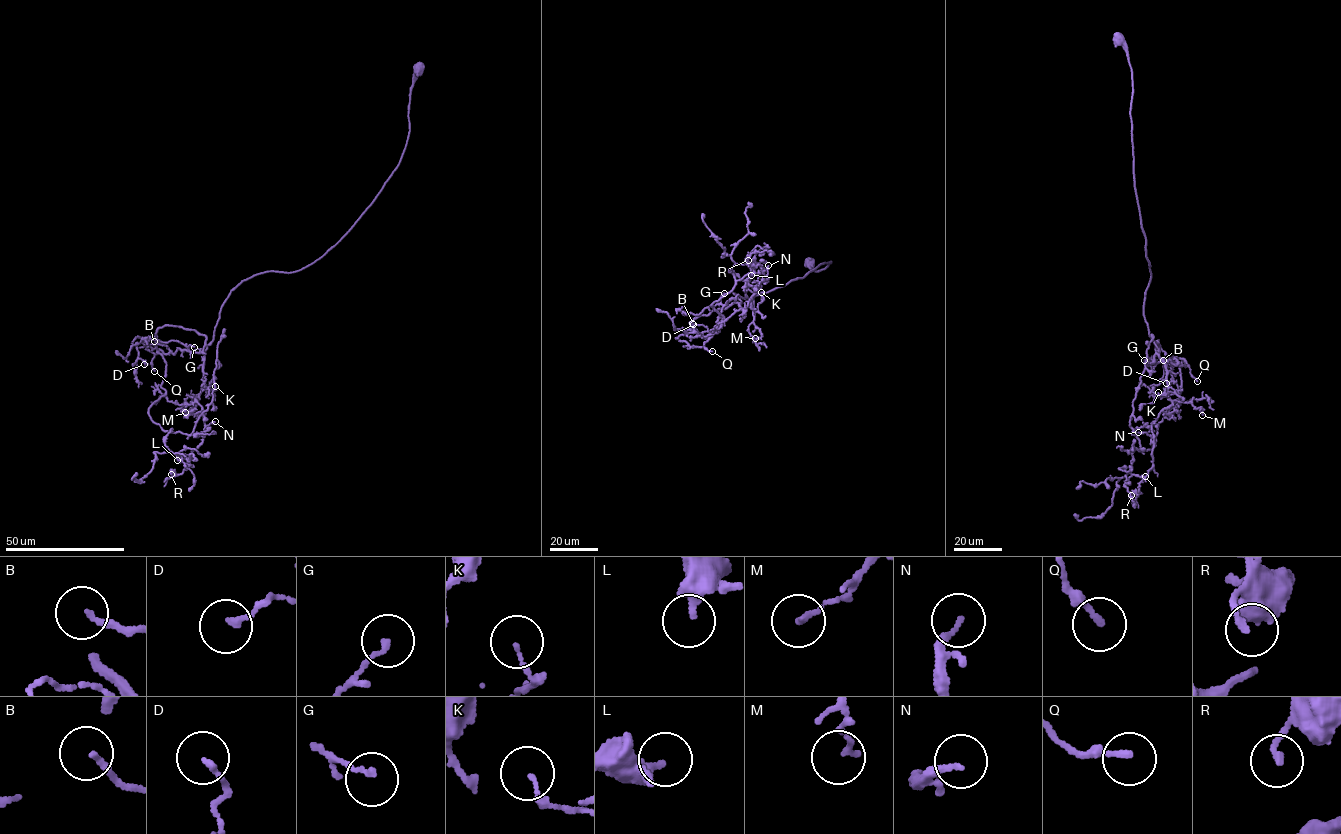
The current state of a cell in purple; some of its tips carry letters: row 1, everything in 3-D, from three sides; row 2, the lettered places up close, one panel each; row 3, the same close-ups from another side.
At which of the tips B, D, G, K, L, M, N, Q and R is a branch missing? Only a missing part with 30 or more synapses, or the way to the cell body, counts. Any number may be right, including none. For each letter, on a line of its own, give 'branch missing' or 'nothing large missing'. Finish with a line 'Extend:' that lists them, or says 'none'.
B: nothing large missing
D: nothing large missing
G: nothing large missing
K: nothing large missing
L: nothing large missing
M: nothing large missing
N: nothing large missing
Q: branch missing
R: nothing large missing
Extend: Q

